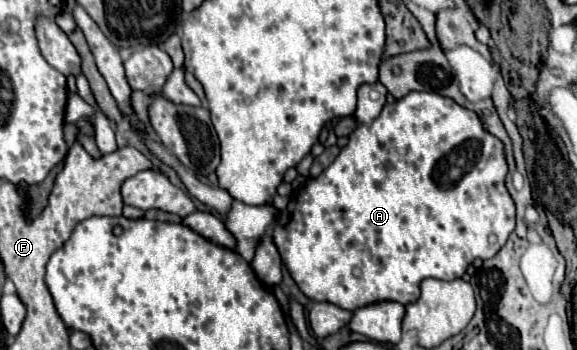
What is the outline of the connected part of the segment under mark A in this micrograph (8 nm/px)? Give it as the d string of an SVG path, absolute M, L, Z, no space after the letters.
M410 92L396 102L386 104L380 116L372 124L360 124L350 134L350 142L340 150L338 158L328 168L324 168L318 178L308 180L306 186L300 192L296 192L296 196L290 200L286 208L284 218L278 216L272 228L274 230L272 236L290 276L294 278L298 288L316 302L332 302L350 312L374 300L394 300L400 304L412 304L420 296L420 282L424 278L438 278L438 280L462 278L466 268L476 258L488 260L506 244L516 224L514 200L506 190L506 174L508 174L508 164L504 158L504 144L488 130L484 130L476 112L458 106L452 98L440 96L436 92Z

